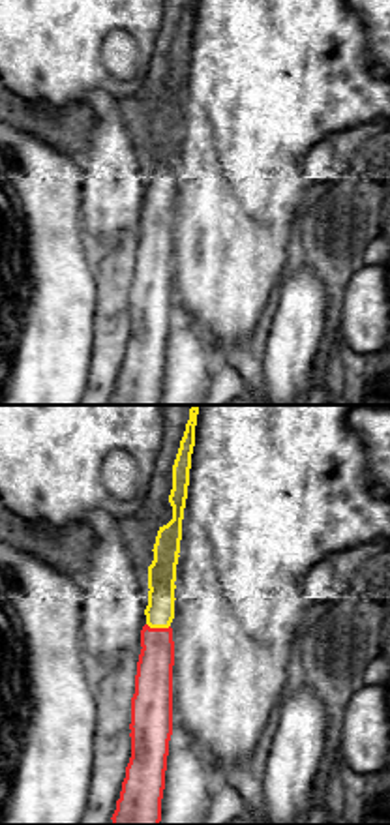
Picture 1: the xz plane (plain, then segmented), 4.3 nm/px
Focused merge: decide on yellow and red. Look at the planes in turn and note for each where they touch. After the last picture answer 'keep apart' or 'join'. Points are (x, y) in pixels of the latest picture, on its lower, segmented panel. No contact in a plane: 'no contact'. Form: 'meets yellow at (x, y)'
meets yellow at (158, 627)

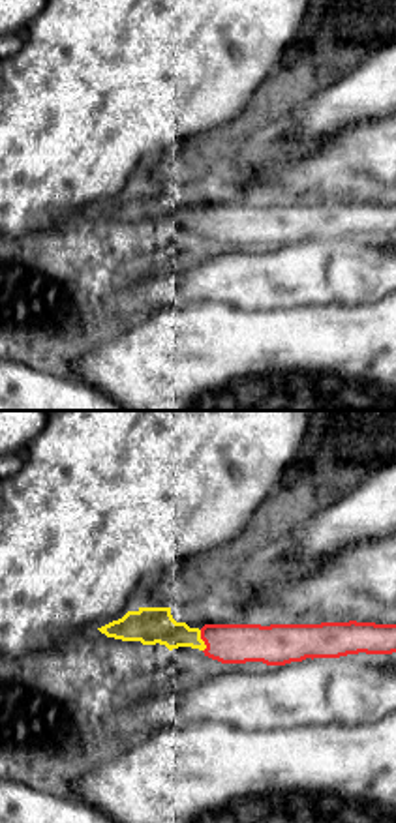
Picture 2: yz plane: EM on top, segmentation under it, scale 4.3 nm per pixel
meets yellow at (203, 642)

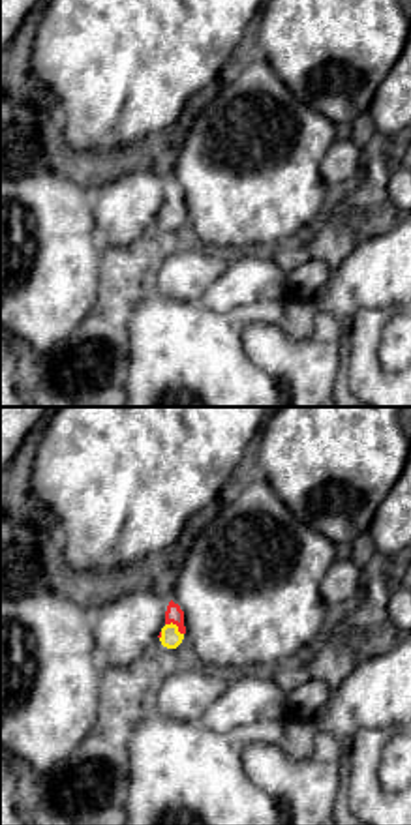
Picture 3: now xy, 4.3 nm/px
meets yellow at (175, 625)

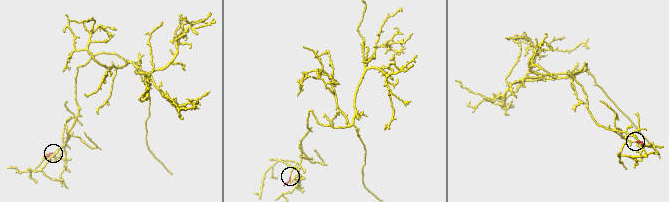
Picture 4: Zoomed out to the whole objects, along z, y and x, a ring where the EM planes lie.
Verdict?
join

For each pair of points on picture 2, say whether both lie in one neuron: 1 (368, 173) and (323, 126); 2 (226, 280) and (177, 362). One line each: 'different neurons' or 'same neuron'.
1: different neurons
2: different neurons

